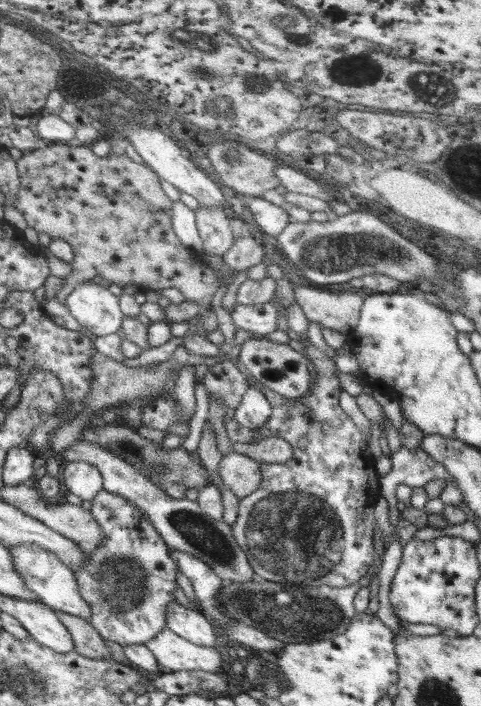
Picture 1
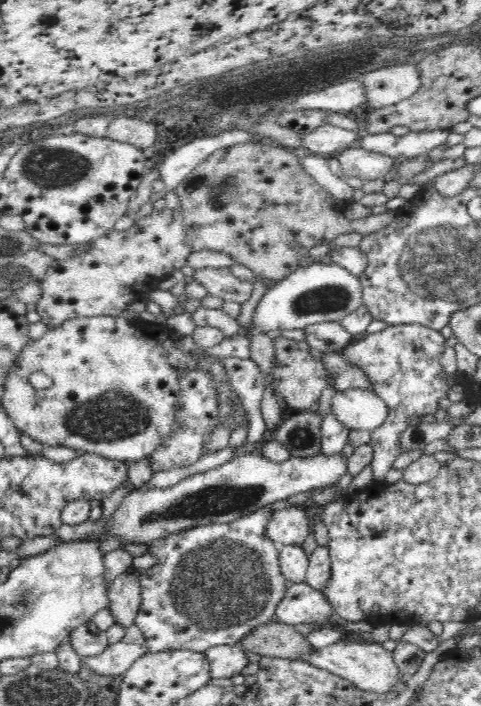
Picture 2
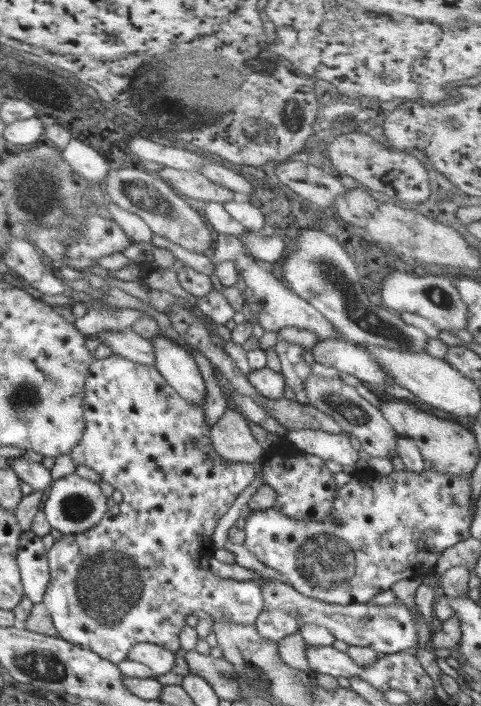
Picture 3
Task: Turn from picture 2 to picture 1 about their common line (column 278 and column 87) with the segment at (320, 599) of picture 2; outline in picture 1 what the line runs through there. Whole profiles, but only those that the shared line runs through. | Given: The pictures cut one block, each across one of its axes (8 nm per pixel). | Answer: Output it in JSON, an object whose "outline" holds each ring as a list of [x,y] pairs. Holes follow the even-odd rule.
{"outline":[[[21,544],[7,548],[12,555],[16,572],[23,578],[28,588],[35,592],[40,600],[50,608],[89,620],[90,605],[79,594],[76,575],[60,559],[51,552],[36,544]]]}

